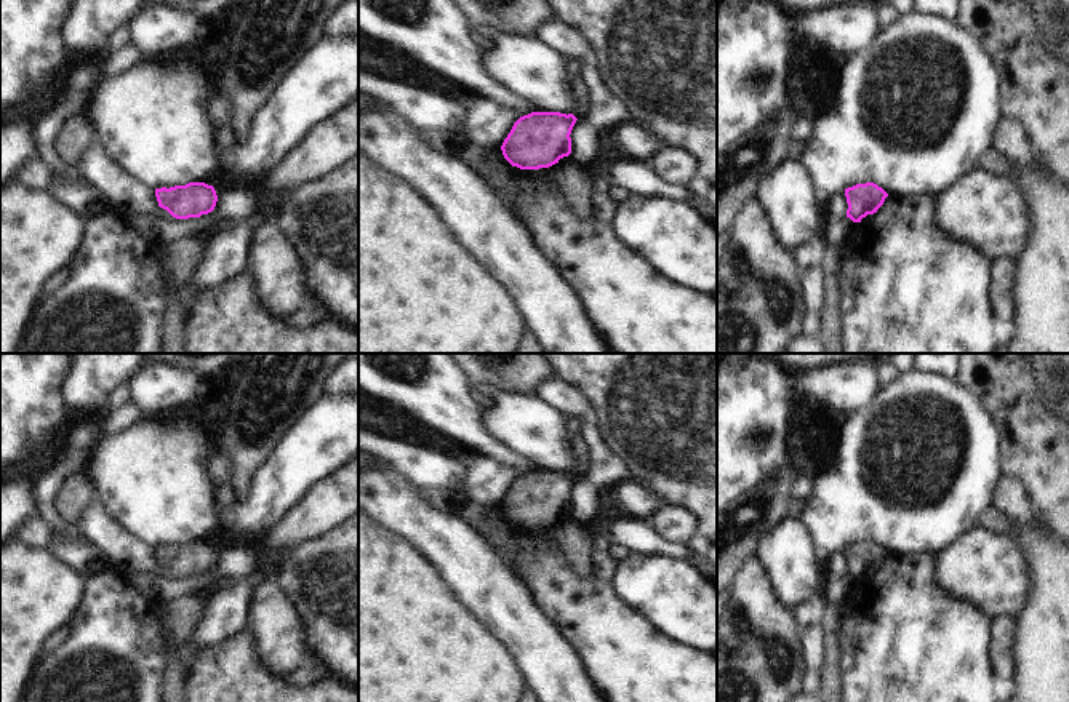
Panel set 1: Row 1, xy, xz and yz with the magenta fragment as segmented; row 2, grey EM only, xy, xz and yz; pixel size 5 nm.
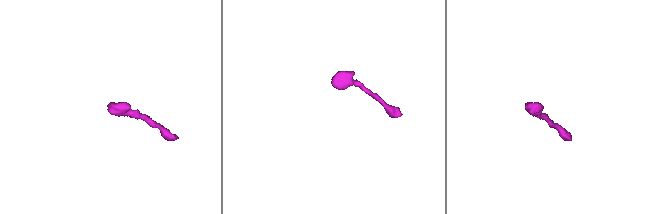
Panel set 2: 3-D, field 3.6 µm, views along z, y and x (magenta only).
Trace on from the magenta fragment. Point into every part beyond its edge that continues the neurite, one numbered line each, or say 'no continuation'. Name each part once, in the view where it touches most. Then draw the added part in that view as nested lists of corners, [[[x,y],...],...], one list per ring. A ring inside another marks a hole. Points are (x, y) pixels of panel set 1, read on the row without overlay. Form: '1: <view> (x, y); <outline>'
1: xz (578, 448); [[[575,435],[571,440],[571,453],[575,457],[573,473],[576,477],[581,477],[586,473],[589,467],[589,457],[587,457],[587,446],[584,445],[579,435]]]

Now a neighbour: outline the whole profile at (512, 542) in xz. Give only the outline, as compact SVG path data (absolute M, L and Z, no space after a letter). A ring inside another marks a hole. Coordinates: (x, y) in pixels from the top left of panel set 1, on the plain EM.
M494 509L493 513L480 520L475 528L483 537L496 548L498 555L517 572L518 561L525 555L547 550L562 556L554 537L554 528L567 520L573 520L571 515L560 517L555 523L539 528L520 528L512 525L502 513Z

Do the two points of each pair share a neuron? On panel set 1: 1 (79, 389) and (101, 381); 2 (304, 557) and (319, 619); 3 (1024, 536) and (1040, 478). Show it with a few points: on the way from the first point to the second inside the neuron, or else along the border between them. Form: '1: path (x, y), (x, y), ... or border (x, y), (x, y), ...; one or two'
1: path (84, 389), (96, 381); one
2: path (314, 573), (319, 578), (319, 603); one
3: border (1013, 472), (1024, 483), (1034, 506), (1052, 526); two

